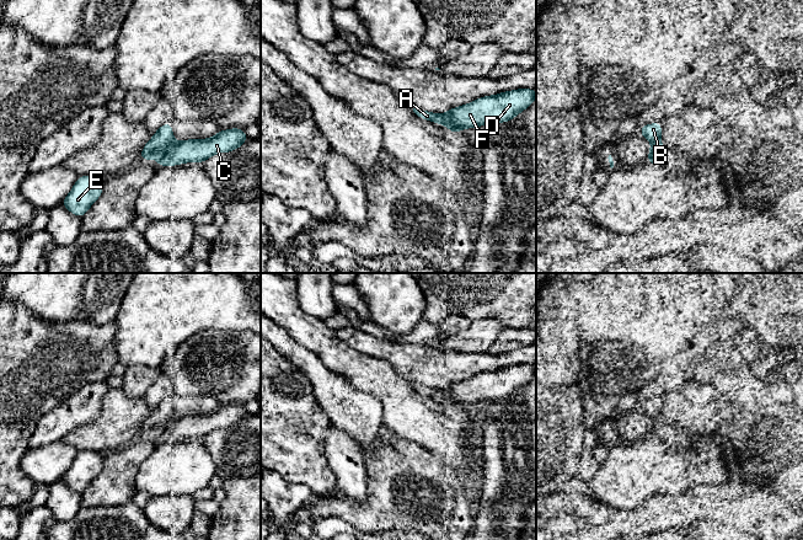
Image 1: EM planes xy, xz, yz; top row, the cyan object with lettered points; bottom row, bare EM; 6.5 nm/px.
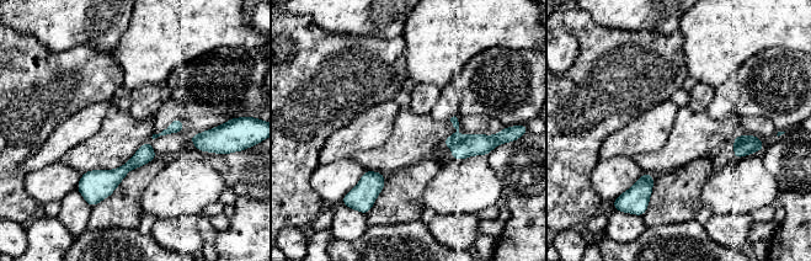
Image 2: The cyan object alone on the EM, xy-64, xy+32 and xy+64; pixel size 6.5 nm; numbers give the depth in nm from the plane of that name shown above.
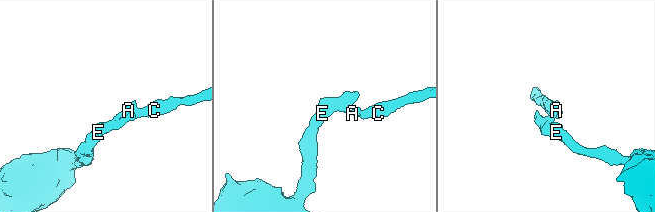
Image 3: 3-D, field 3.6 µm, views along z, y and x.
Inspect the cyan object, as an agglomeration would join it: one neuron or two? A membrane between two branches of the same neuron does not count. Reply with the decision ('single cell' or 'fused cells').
fused cells

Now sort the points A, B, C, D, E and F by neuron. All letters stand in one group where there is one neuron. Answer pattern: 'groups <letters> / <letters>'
groups A B E / C D F

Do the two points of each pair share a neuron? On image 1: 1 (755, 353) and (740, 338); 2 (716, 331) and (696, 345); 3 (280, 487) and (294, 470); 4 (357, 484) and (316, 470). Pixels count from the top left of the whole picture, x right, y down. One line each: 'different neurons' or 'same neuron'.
1: same neuron
2: same neuron
3: different neurons
4: different neurons

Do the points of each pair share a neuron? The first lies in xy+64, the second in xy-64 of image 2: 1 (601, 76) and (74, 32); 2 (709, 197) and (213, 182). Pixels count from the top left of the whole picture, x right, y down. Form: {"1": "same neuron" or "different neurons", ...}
{"1": "different neurons", "2": "same neuron"}

